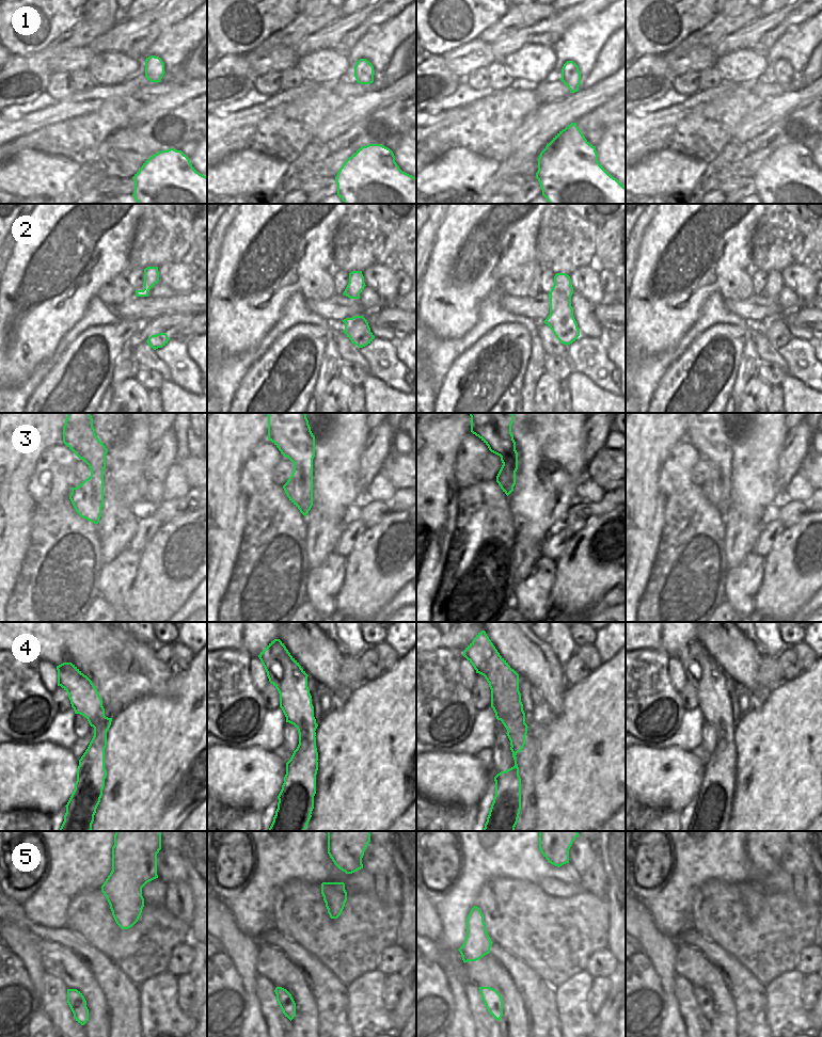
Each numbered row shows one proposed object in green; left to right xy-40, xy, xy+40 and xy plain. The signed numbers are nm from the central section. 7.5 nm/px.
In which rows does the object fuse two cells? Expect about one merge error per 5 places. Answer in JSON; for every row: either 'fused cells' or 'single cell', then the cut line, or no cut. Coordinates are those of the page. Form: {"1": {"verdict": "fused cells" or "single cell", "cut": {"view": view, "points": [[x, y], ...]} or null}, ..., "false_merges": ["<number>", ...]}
{"1": {"verdict": "single cell", "cut": null}, "2": {"verdict": "single cell", "cut": null}, "3": {"verdict": "single cell", "cut": null}, "4": {"verdict": "single cell", "cut": null}, "5": {"verdict": "single cell", "cut": null}, "false_merges": []}

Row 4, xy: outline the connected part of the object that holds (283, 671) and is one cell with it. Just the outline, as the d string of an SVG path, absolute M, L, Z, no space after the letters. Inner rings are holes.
M280 639L271 641L258 655L269 682L280 693L280 707L286 722L294 724L299 733L299 745L286 763L286 775L278 796L278 809L269 831L305 831L314 809L316 794L316 775L318 770L318 752L316 748L316 729L312 696L307 687L307 674L290 655Z

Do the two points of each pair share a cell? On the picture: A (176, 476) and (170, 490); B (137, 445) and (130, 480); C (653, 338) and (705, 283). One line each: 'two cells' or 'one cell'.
A: one cell
B: one cell
C: one cell

